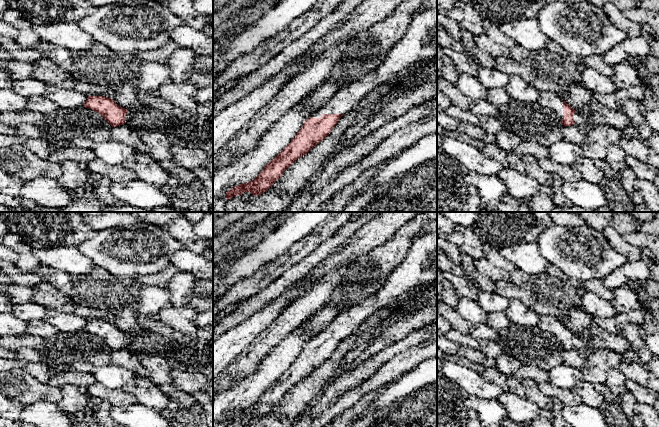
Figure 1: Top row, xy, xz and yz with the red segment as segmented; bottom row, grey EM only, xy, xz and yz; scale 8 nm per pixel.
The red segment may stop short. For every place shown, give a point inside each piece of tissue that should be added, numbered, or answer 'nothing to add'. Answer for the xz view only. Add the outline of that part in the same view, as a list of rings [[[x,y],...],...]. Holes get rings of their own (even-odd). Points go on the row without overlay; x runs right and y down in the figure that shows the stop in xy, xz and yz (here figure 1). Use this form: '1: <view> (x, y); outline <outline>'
1: xz (420, 265); outline [[[437,231],[414,239],[403,263],[394,269],[385,285],[377,293],[371,295],[360,304],[340,313],[330,325],[311,341],[320,342],[322,338],[348,338],[375,312],[388,306],[411,288],[418,287],[435,279],[437,279]]]

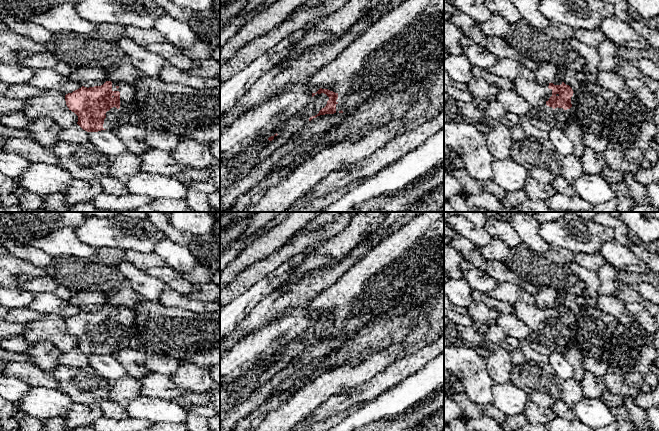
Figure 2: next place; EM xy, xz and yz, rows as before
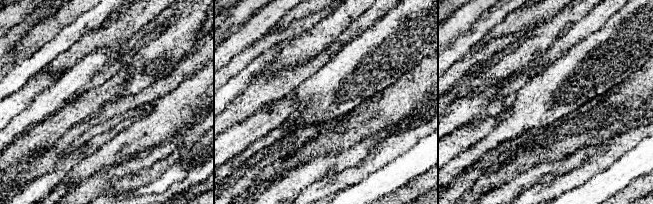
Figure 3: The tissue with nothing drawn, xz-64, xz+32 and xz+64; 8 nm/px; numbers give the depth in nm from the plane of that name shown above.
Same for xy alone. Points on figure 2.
1: xy (115, 341); outline [[[113,306],[112,315],[120,316],[120,332],[111,332],[106,336],[103,352],[113,354],[122,348],[129,348],[134,338],[134,306]]]

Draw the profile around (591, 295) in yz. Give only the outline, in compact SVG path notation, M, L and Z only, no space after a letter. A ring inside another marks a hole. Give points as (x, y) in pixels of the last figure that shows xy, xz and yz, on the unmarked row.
M573 262L570 265L571 272L578 278L586 283L586 288L583 292L583 297L586 300L586 304L592 307L597 307L599 293L597 291L600 285L600 279L596 272L588 271L578 263Z

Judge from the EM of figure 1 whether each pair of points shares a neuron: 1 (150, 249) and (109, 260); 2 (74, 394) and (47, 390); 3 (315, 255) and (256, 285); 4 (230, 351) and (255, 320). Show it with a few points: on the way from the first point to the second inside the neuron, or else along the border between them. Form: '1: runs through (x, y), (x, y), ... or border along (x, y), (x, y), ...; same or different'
1: runs through (140, 249), (119, 252); same
2: border along (60, 387), (61, 399), (57, 403); different
3: border along (306, 255), (268, 283); different
4: runs through (235, 343), (249, 328); same

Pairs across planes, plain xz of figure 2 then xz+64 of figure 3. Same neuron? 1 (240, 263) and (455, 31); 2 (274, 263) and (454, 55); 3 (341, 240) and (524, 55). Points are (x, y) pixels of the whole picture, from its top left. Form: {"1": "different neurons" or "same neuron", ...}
{"1": "different neurons", "2": "different neurons", "3": "same neuron"}

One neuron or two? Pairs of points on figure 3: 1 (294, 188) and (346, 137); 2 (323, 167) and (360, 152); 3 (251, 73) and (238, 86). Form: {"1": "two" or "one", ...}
{"1": "two", "2": "one", "3": "one"}

